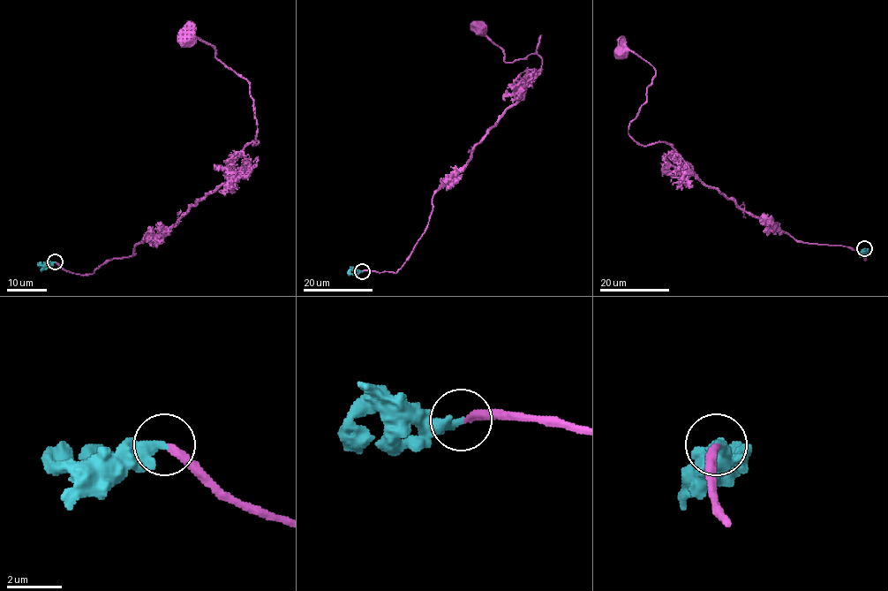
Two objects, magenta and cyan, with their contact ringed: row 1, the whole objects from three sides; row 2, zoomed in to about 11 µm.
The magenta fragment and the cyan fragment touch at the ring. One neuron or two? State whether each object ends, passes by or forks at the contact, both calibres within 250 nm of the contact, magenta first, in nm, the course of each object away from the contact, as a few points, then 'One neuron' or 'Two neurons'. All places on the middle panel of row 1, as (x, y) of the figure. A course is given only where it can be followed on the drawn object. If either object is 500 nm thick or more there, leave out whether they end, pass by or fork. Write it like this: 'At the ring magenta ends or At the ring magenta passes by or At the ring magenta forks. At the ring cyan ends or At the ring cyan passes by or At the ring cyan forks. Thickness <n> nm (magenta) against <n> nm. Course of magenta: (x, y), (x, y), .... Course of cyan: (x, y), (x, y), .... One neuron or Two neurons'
At the ring magenta ends. At the ring cyan ends. Thickness 300 nm (magenta) against 400 nm. Course of magenta: (363, 270), (395, 273), (425, 231), (432, 197), (541, 67), (541, 35), (534, 53), (506, 62), (482, 27). Course of cyan: (363, 270), (347, 273). One neuron

